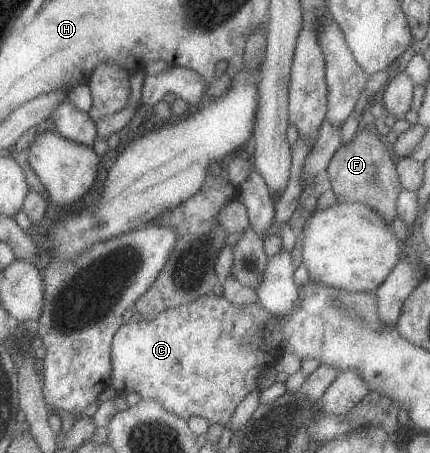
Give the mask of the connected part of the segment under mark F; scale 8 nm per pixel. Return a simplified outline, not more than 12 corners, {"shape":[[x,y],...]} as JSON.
{"shape":[[373,128],[334,153],[328,183],[388,225],[401,191],[397,165]]}

